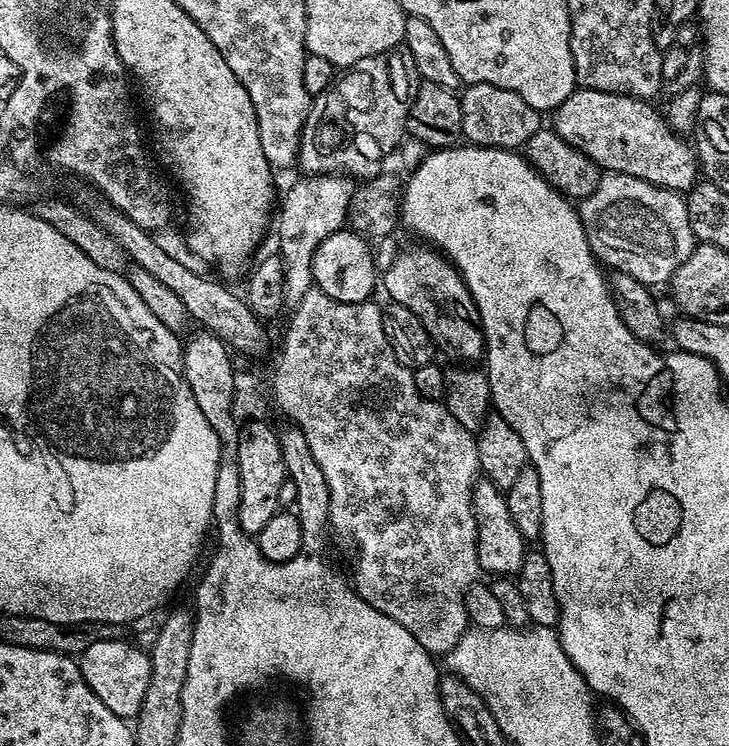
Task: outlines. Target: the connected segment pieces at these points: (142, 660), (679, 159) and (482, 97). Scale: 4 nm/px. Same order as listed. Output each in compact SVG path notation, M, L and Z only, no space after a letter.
M124 638L94 642L94 646L90 646L78 658L82 678L90 690L102 698L102 706L125 718L135 718L140 713L142 698L146 698L146 686L150 686L151 661L149 653L136 648L134 643Z
M577 87L575 92L554 110L551 127L570 146L582 150L586 158L593 160L605 173L617 172L634 178L642 178L659 188L687 193L698 180L698 161L691 143L668 125L665 113L655 108L655 103L639 100L636 96L620 96L617 92L599 92L593 88Z
M467 85L460 96L460 105L462 106L463 139L469 145L478 148L523 149L526 141L542 126L542 114L534 110L534 106L522 102L518 94L510 90L502 90L502 86Z

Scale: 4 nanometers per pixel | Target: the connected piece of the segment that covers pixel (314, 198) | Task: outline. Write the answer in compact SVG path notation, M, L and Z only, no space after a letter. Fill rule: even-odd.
M305 175L304 180L300 180L288 193L284 196L284 201L278 204L278 219L274 224L274 232L280 235L280 249L278 255L282 262L282 270L284 271L284 303L289 309L296 308L298 302L302 302L302 298L306 296L311 288L312 283L312 259L314 258L314 250L318 250L318 246L322 246L322 242L326 242L326 238L330 238L330 234L341 231L345 227L348 219L348 207L350 206L350 198L354 189L354 184L347 176L310 176Z

